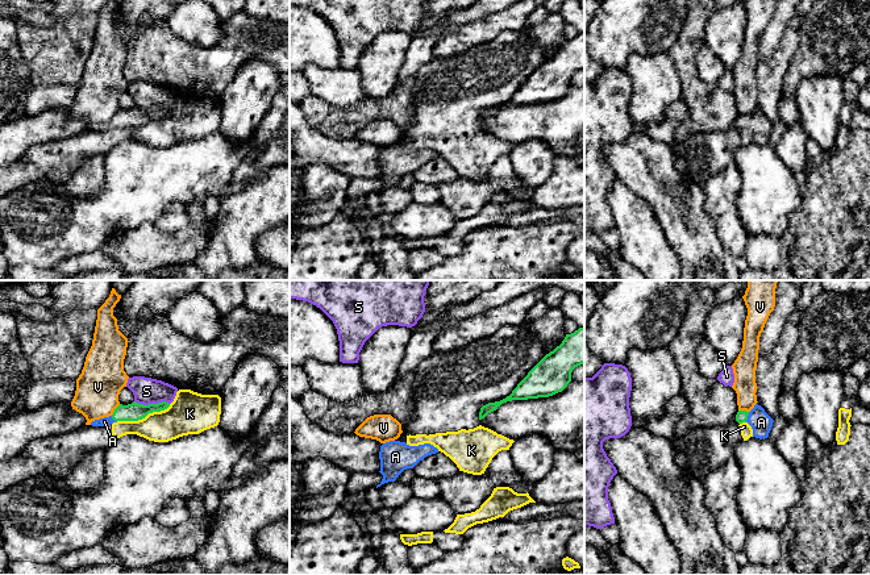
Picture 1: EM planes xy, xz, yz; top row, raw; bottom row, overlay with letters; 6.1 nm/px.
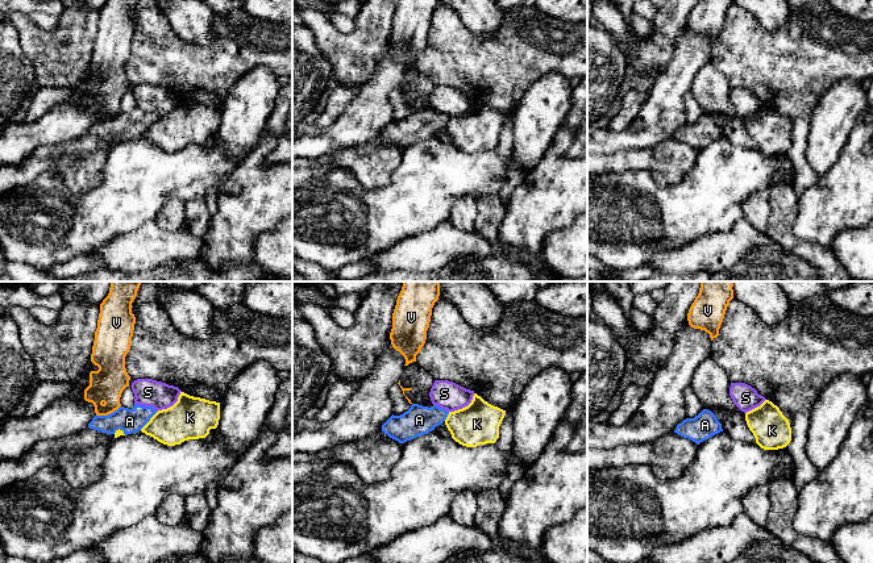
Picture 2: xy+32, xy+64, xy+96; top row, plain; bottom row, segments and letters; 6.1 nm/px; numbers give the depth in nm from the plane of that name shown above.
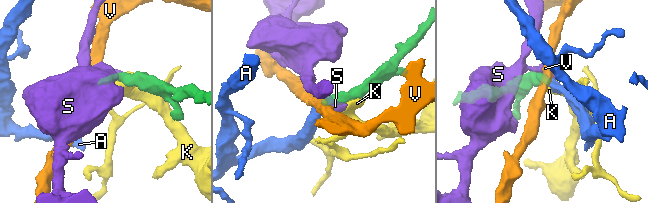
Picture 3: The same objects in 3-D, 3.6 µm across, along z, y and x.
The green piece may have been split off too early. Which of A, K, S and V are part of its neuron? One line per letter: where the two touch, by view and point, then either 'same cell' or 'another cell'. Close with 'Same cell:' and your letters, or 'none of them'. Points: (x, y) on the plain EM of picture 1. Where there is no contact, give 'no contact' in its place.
A: yz (746, 123) | same cell
K: xy (144, 123) | another cell
S: xy (152, 109) | another cell
V: xy (115, 115) | another cell
Same cell: A

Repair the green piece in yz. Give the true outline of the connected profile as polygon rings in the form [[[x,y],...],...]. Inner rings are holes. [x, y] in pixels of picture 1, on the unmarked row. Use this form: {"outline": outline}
{"outline": [[[755,109],[750,117],[738,116],[736,120],[738,129],[748,128],[753,134],[753,142],[767,143],[774,125],[765,117],[765,114]]]}

